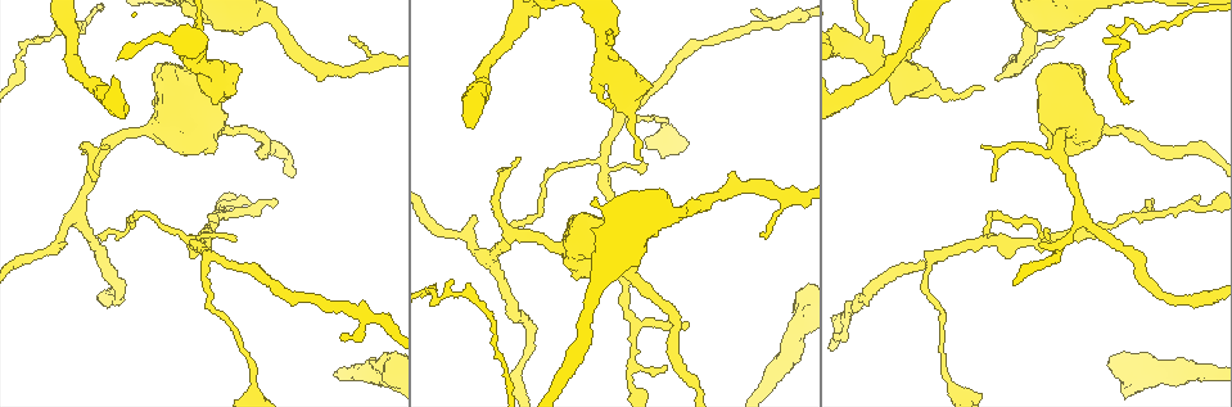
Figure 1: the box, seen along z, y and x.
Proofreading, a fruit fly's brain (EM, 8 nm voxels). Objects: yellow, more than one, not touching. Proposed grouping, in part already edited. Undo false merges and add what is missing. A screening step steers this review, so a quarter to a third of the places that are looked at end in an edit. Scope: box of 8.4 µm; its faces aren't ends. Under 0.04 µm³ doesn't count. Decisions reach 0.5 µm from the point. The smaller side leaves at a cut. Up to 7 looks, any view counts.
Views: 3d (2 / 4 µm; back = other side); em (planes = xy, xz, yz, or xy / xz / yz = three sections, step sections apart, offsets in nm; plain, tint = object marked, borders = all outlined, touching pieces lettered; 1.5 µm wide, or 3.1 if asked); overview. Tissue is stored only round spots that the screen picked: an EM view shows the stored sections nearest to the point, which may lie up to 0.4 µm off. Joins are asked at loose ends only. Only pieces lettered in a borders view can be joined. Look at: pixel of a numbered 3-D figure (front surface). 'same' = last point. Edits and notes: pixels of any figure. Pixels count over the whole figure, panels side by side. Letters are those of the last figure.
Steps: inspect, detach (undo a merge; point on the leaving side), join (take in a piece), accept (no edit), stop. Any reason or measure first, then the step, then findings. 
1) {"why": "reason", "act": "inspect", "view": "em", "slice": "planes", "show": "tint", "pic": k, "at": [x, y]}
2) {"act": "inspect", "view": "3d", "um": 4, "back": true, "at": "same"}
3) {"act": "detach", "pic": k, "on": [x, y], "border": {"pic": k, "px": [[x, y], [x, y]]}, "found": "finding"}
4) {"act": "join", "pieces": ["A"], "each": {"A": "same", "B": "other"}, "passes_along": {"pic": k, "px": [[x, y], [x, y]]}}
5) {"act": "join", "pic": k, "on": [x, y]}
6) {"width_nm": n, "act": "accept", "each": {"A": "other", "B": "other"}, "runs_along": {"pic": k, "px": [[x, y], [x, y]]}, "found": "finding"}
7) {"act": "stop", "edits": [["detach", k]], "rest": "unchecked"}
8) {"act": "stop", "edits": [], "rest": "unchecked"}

{"why": "branch stops here", "act": "inspect", "view": "3d", "um": 2, "pic": 1, "at": [665, 368]}

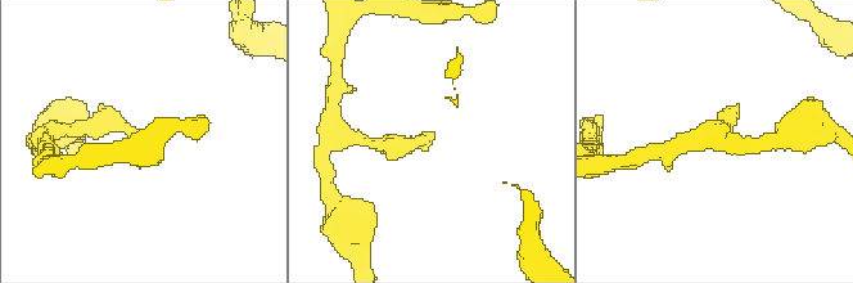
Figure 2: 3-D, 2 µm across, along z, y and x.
{"why": "need the tissue", "act": "inspect", "view": "em", "slice": "xy", "step": 8, "show": "borders", "pic": 2, "at": [433, 133]}

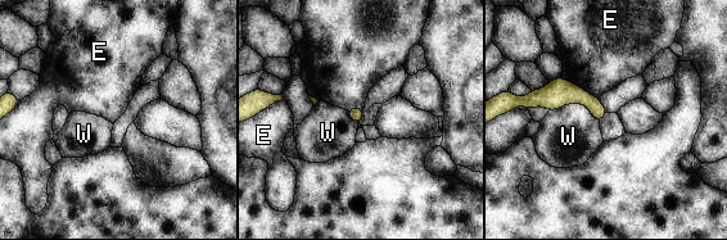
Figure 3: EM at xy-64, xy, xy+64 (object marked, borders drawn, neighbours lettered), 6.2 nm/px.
{"width_nm": 90, "longest_contact_nm": ["W", 340], "act": "accept", "each": {"E": "other", "W": "other"}, "found": "none of them fits"}

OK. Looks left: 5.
{"why": "branch stops here", "act": "inspect", "view": "em", "slice": "xy", "step": 8, "show": "borders", "pic": 1, "at": [472, 215]}

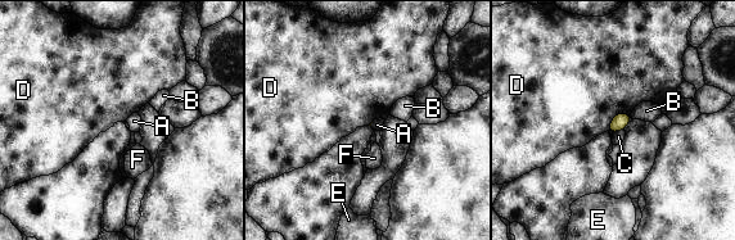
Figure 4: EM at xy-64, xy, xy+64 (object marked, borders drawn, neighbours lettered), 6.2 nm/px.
{"act": "accept", "each": {"A": "other", "B": "other", "C": "other", "D": "other", "E": "other", "F": "other"}, "border": {"pic": 4, "px": [[628, 113], [617, 113], [607, 130]]}, "found": "no lettered piece goes on from it"}

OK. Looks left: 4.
{"why": "sudden change in width", "act": "inspect", "view": "em", "slice": "xz", "step": 4, "show": "tint", "pic": 1, "at": [953, 383]}

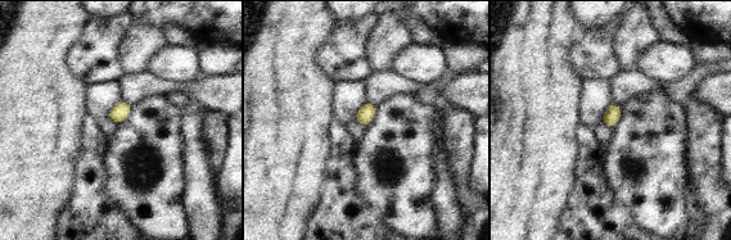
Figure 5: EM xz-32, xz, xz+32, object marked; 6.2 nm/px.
{"why": "another direction", "act": "inspect", "view": "em", "slice": "planes", "show": "borders", "at": "same"}

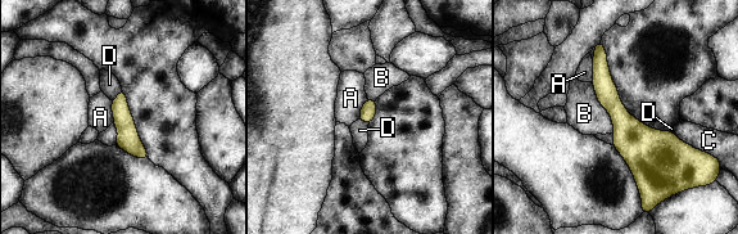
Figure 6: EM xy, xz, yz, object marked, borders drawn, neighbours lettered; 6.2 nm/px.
{"act": "accept", "each": {"A": "other", "B": "other", "C": "other", "D": "other"}, "runs_along": {"pic": 6, "px": [[601, 48], [647, 193]]}, "found": "one cell here"}

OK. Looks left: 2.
{"act": "stop", "edits": [], "rest": "unchecked"}

